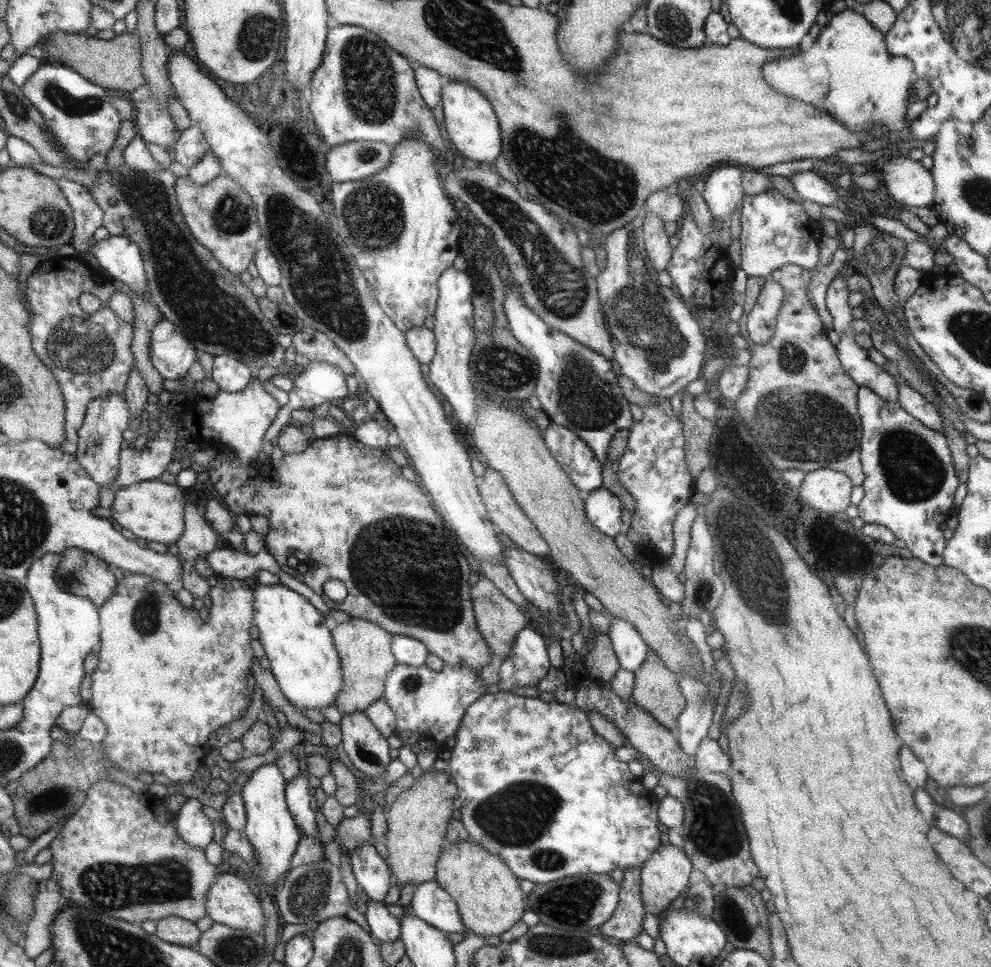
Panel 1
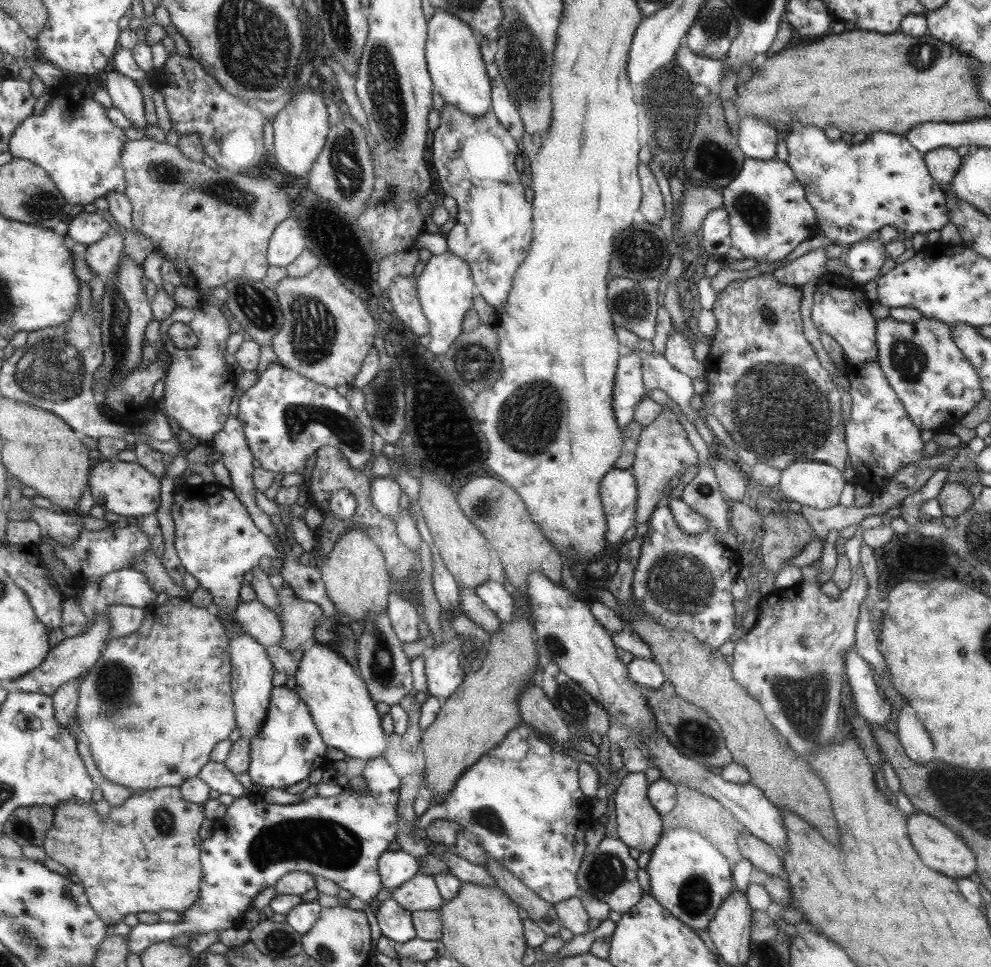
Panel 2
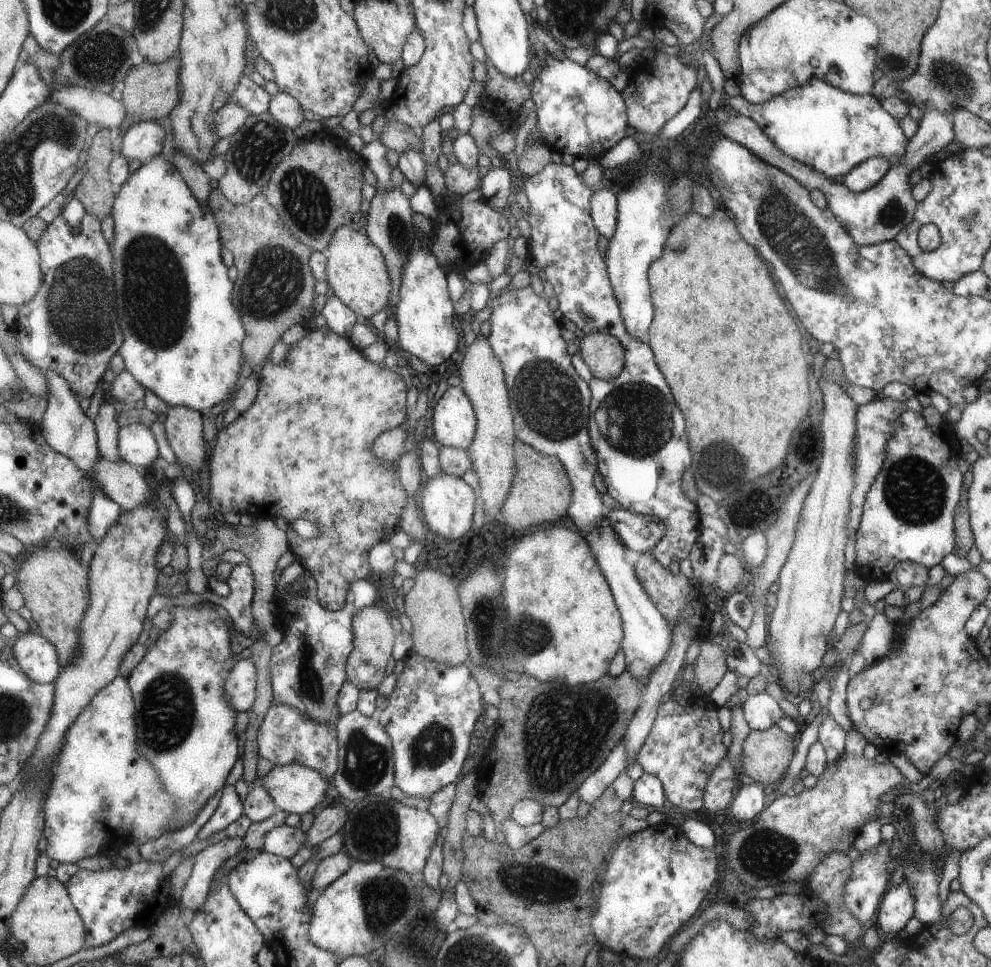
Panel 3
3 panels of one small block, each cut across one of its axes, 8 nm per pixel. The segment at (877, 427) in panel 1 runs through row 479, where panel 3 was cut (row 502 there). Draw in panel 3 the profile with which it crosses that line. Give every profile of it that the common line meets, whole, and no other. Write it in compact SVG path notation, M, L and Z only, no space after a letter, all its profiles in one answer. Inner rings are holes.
M905 409L895 420L895 430L887 438L886 453L882 468L871 482L870 490L862 506L862 518L859 520L859 538L855 539L856 574L867 583L888 579L893 566L902 560L909 560L929 569L939 565L941 558L949 554L955 546L953 542L953 510L958 506L961 490L961 472L957 470L957 444L952 427L942 425L929 426L919 412Z

